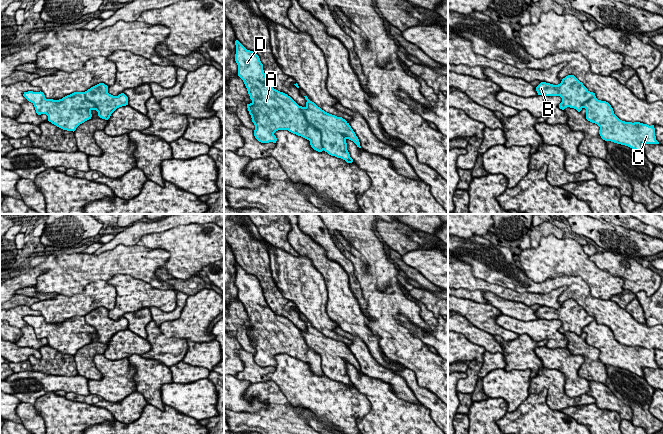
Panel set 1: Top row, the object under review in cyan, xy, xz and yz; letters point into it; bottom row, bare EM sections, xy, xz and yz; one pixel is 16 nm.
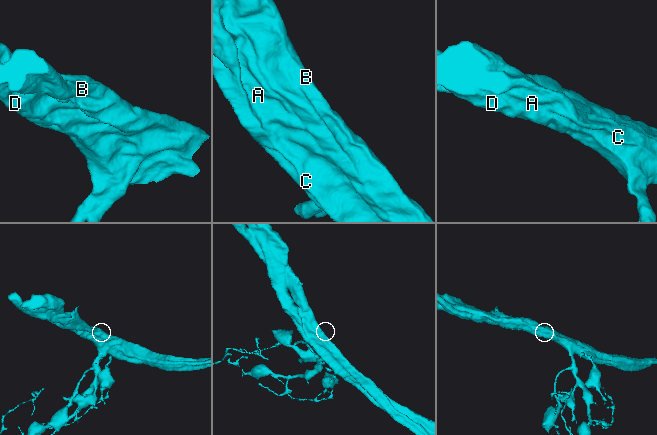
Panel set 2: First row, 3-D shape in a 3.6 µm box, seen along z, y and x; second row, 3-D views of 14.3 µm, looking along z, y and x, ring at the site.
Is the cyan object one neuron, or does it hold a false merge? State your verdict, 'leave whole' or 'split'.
split

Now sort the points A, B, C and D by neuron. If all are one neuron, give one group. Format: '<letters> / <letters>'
A C D / B

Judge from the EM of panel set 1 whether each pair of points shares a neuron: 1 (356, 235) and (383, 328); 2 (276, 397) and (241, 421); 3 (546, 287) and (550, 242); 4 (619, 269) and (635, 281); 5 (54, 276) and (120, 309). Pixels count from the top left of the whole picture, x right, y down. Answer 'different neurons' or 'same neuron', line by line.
1: same neuron
2: same neuron
3: different neurons
4: same neuron
5: different neurons

